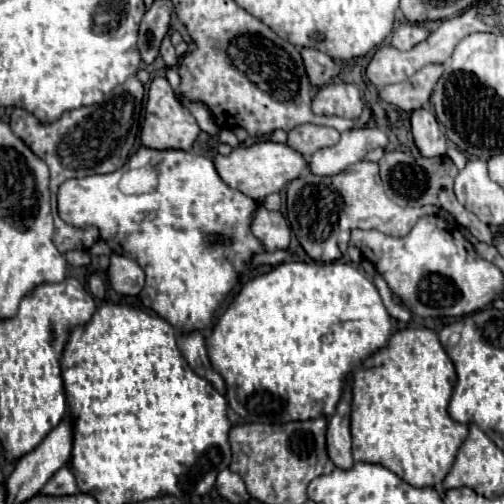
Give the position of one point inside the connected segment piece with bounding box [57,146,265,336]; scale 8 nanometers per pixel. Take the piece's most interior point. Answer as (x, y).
(192, 235)

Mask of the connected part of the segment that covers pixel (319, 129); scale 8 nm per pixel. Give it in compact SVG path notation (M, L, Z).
M301 124L289 132L287 144L301 152L305 158L315 154L321 148L335 146L339 142L339 132L329 126L317 126L317 124Z

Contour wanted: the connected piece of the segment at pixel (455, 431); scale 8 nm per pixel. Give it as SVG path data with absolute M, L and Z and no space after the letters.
M405 328L391 336L387 348L367 358L359 370L353 372L353 404L351 404L351 434L353 434L353 460L381 464L403 476L415 488L439 486L447 476L453 458L465 440L469 428L451 420L447 404L455 384L455 368L447 358L439 338L427 328Z

